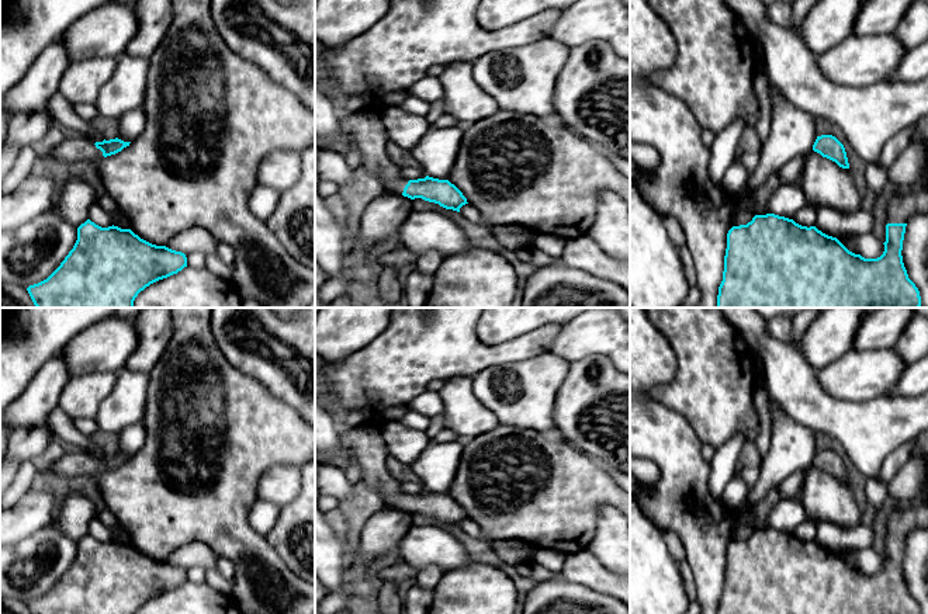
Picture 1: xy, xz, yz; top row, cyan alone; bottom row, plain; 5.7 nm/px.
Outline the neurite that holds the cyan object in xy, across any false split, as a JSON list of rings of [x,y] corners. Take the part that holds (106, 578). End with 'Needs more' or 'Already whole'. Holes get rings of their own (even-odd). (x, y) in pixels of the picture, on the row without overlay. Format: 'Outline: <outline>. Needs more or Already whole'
Outline: [[[87,534],[60,580],[44,596],[27,603],[31,614],[135,614],[150,599],[187,582],[181,566],[156,561],[118,541],[101,542]]]. Already whole

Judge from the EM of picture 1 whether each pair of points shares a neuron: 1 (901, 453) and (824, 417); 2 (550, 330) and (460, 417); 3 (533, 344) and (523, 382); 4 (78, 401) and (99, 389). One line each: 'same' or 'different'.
1: different
2: different
3: different
4: same

